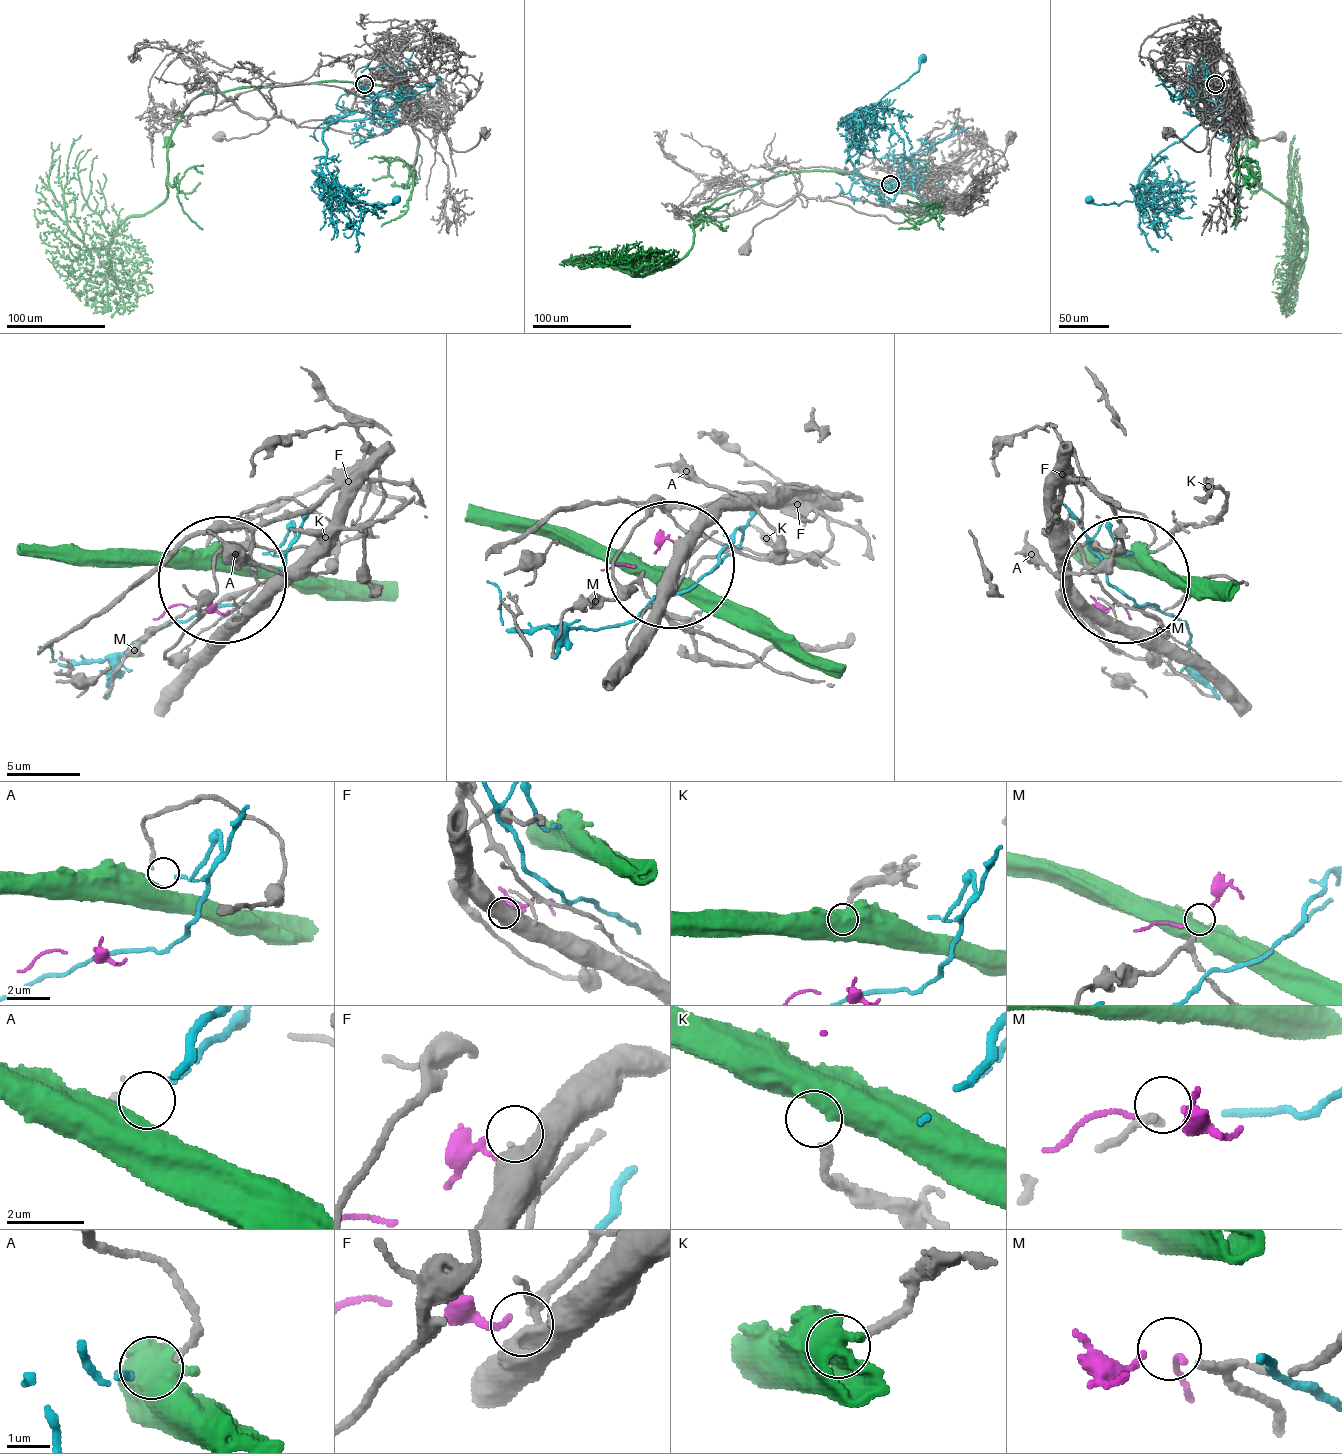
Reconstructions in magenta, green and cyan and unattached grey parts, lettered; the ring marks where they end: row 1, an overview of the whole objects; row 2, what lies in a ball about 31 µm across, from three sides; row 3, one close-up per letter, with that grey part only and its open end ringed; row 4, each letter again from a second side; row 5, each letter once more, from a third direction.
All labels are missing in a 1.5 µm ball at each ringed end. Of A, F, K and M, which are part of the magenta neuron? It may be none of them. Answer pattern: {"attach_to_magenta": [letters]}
{"attach_to_magenta": ["F"]}

